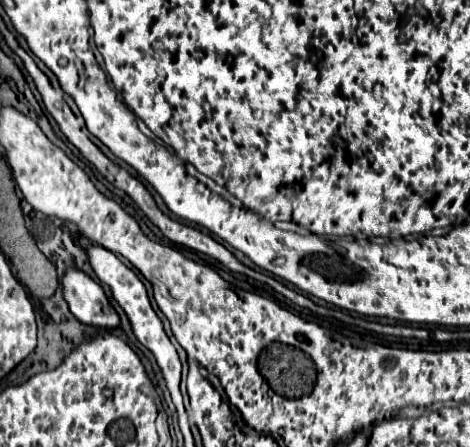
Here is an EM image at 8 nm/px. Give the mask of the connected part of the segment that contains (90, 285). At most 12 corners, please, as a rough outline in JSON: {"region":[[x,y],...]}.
{"region":[[76,267],[62,277],[72,315],[94,327],[120,325],[104,289]]}

